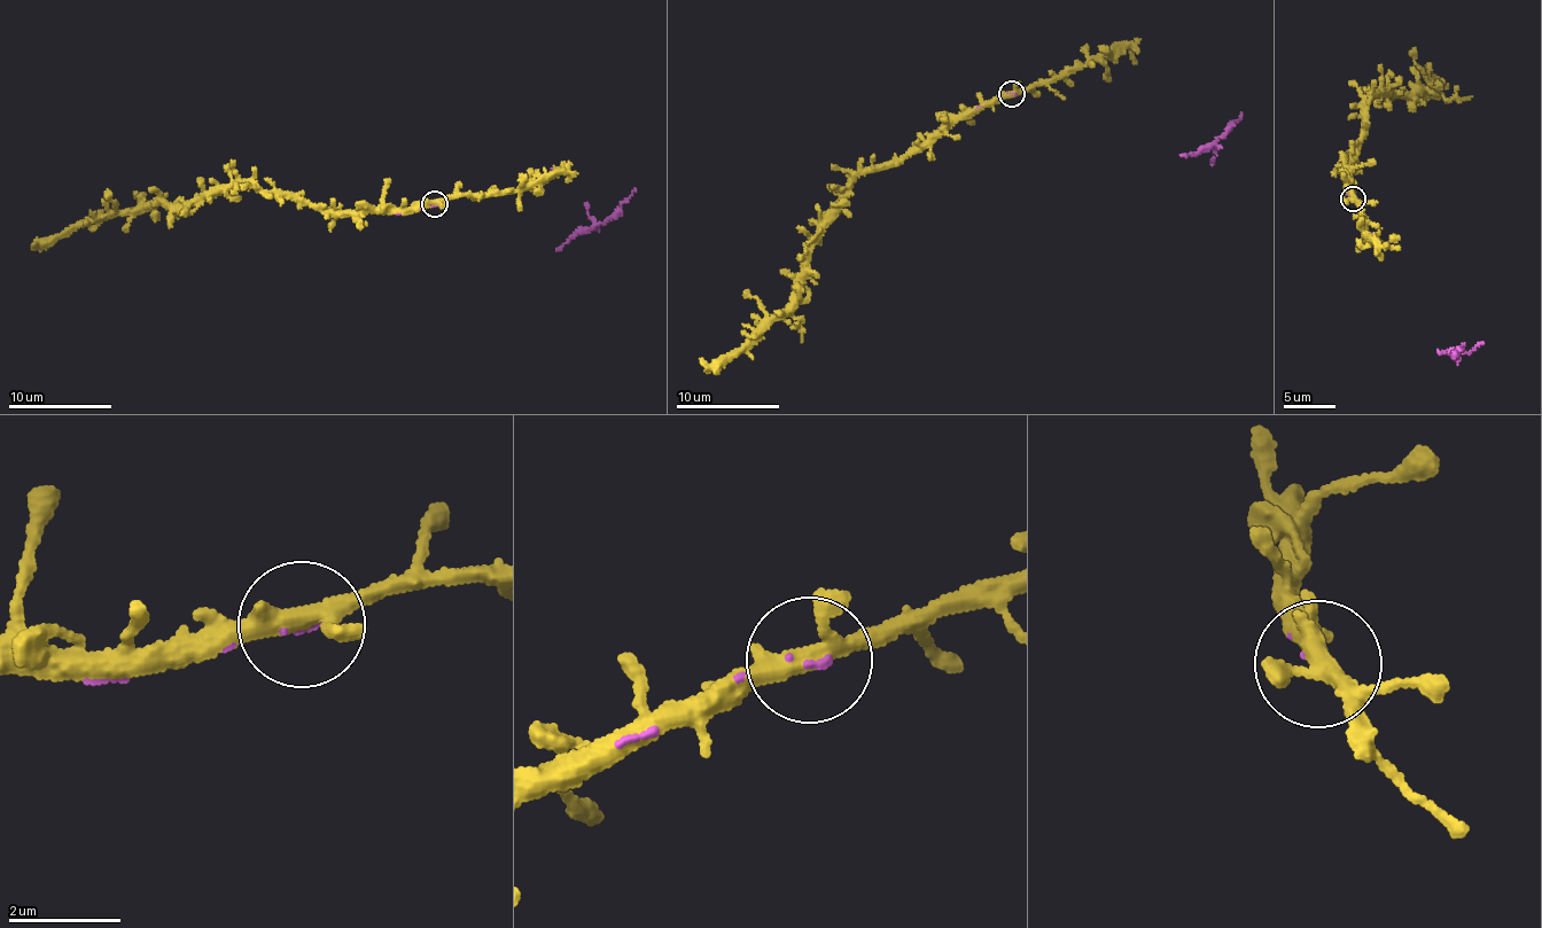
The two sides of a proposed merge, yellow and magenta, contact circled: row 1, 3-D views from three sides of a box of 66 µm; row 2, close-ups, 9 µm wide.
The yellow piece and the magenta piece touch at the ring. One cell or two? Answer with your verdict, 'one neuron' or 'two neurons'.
one neuron

